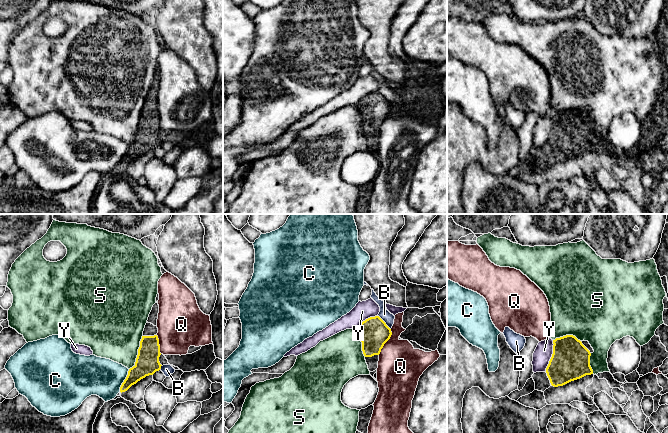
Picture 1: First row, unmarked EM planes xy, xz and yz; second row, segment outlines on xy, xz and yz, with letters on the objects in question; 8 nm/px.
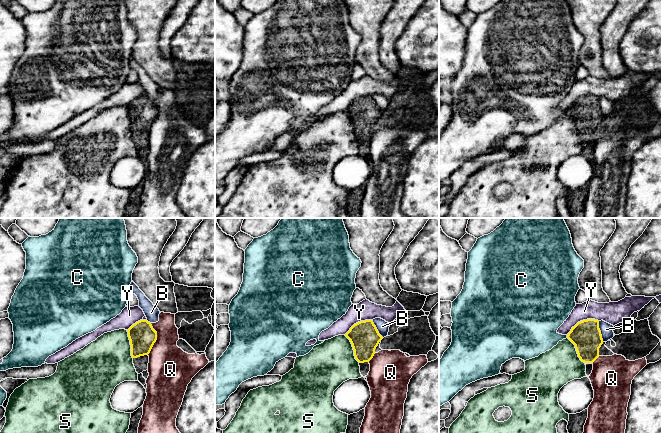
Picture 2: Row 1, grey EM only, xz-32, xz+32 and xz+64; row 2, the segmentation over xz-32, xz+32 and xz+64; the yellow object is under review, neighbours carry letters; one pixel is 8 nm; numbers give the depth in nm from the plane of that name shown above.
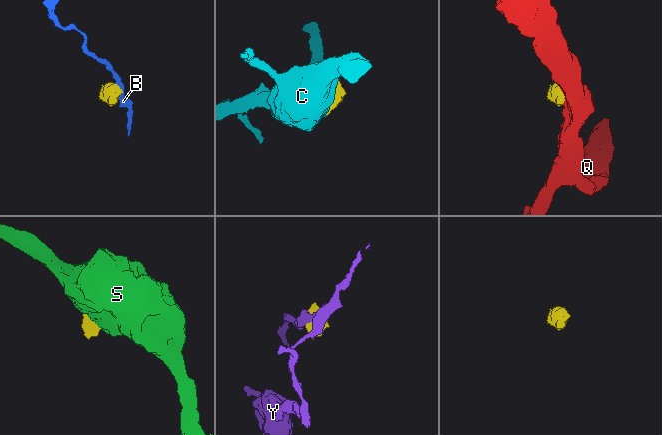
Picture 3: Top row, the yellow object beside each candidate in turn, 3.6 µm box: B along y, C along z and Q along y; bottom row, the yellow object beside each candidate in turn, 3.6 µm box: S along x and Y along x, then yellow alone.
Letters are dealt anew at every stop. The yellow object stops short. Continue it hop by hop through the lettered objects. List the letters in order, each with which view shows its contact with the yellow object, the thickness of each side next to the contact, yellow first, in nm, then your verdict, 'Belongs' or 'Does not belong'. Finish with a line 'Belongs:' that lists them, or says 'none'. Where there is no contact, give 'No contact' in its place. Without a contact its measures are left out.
B: Touches yellow in xz. Thickness 240 nm (yellow) against 90 nm. Does not belong
C: Touches yellow in xy. Thickness 190 nm (yellow) against 300 nm. Does not belong
Q: Touches yellow in xz. Thickness 240 nm (yellow) against 360 nm. Does not belong
S: Touches yellow in xy. Thickness 190 nm (yellow) against 440 nm. Does not belong
Y: Touches yellow in yz. Thickness 300 nm (yellow) against 140 nm. Does not belong
Belongs: none

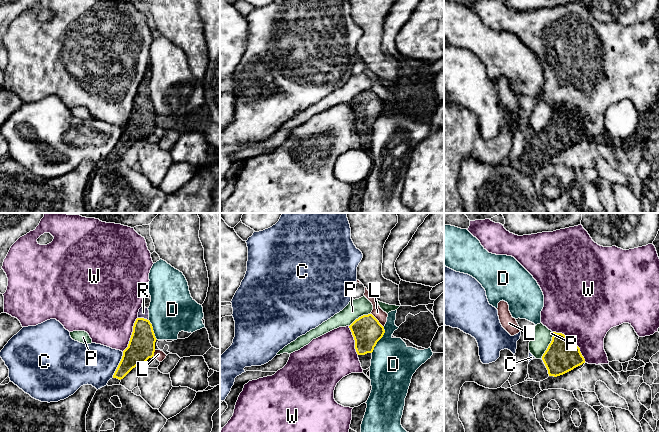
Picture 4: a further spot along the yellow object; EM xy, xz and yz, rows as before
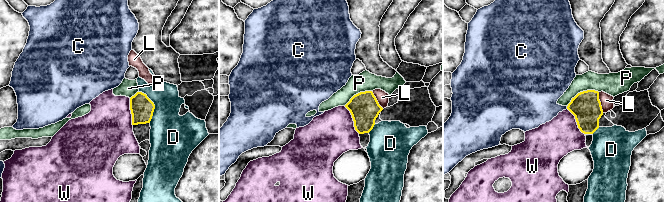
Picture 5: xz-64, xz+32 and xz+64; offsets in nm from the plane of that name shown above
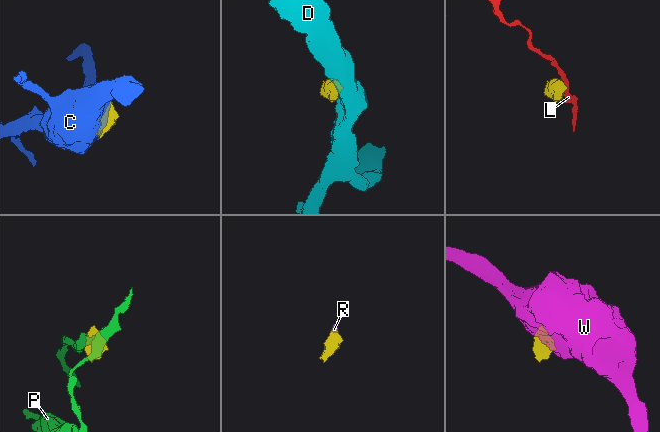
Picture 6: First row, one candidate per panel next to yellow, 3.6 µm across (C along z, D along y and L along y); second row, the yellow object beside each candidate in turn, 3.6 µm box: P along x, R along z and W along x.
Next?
C: Touches yellow in xy. Thickness 220 nm (yellow) against 340 nm. Does not belong
D: Touches yellow in xz. Thickness 240 nm (yellow) against 360 nm. Does not belong
L: Touches yellow in xz. Thickness 240 nm (yellow) against 90 nm. Does not belong
P: Touches yellow in yz. Thickness 280 nm (yellow) against 160 nm. Does not belong
R: Touches yellow in xy. Thickness 220 nm (yellow) against 80 nm. Belongs
W: Touches yellow in yz. Thickness 280 nm (yellow) against 460 nm. Does not belong
Belongs: R

